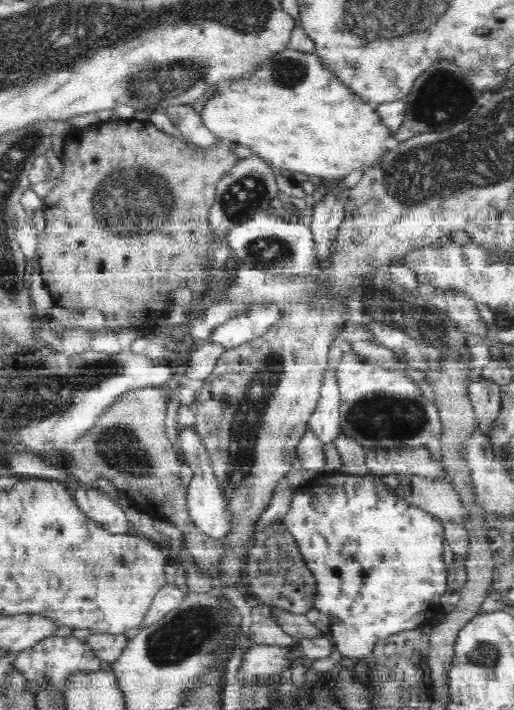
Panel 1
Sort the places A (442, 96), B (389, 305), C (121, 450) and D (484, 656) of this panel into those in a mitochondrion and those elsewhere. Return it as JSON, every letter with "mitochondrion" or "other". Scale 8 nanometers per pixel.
{"A":"mitochondrion","B":"mitochondrion","C":"mitochondrion","D":"mitochondrion"}

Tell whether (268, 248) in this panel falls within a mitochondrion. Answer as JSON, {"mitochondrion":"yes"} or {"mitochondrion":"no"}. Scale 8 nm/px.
{"mitochondrion":"yes"}

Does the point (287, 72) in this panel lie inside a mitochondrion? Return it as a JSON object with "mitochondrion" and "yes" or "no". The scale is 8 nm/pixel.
{"mitochondrion":"yes"}

